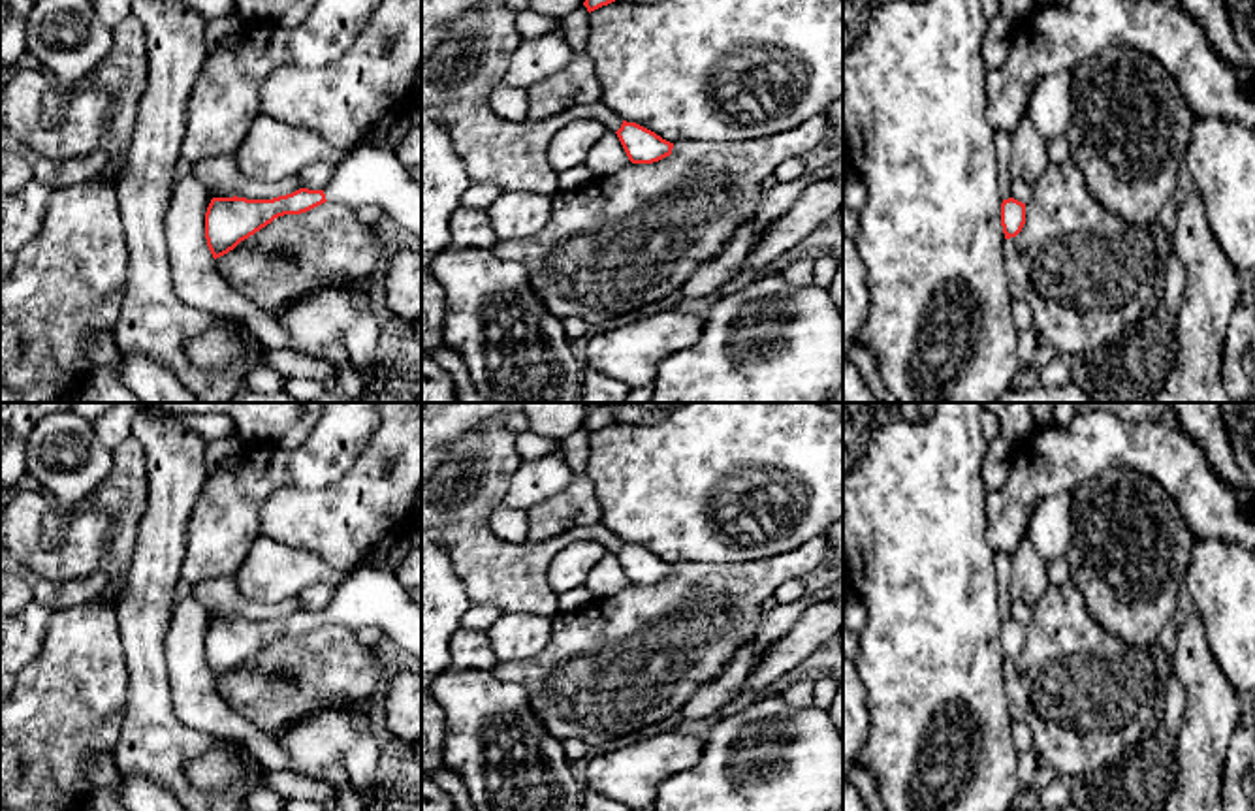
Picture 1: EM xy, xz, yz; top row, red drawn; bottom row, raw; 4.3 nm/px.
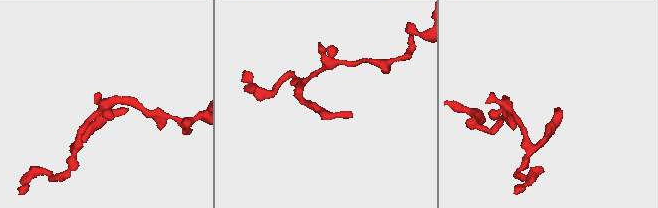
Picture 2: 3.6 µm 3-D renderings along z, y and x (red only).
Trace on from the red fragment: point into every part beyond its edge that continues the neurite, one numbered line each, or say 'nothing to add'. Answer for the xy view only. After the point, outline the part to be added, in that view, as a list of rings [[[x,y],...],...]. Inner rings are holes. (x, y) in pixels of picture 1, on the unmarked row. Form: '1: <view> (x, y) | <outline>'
1: xy (367, 597) | [[[367,565],[352,568],[335,587],[324,615],[327,623],[348,625],[354,630],[380,628],[421,662],[421,608],[389,570]]]

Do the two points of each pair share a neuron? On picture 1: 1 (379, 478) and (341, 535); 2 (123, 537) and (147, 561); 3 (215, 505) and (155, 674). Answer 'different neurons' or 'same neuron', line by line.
1: same neuron
2: different neurons
3: different neurons

